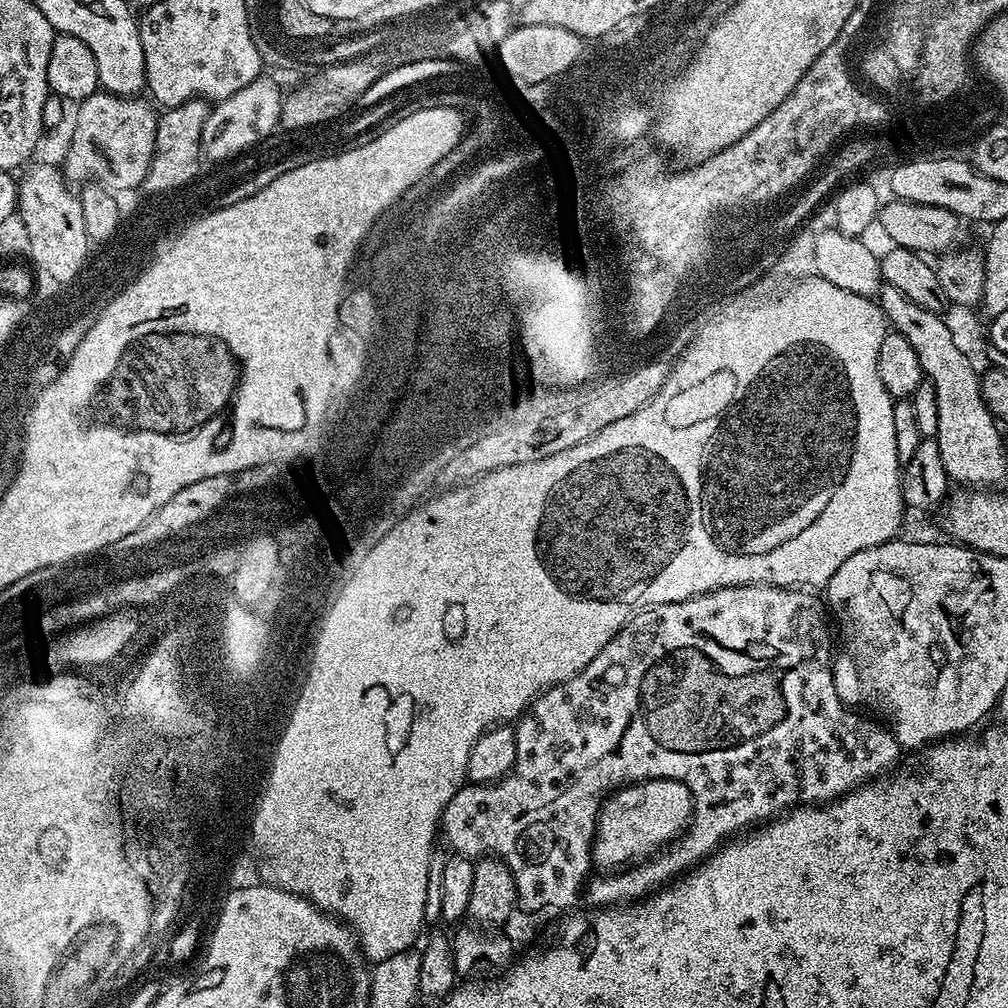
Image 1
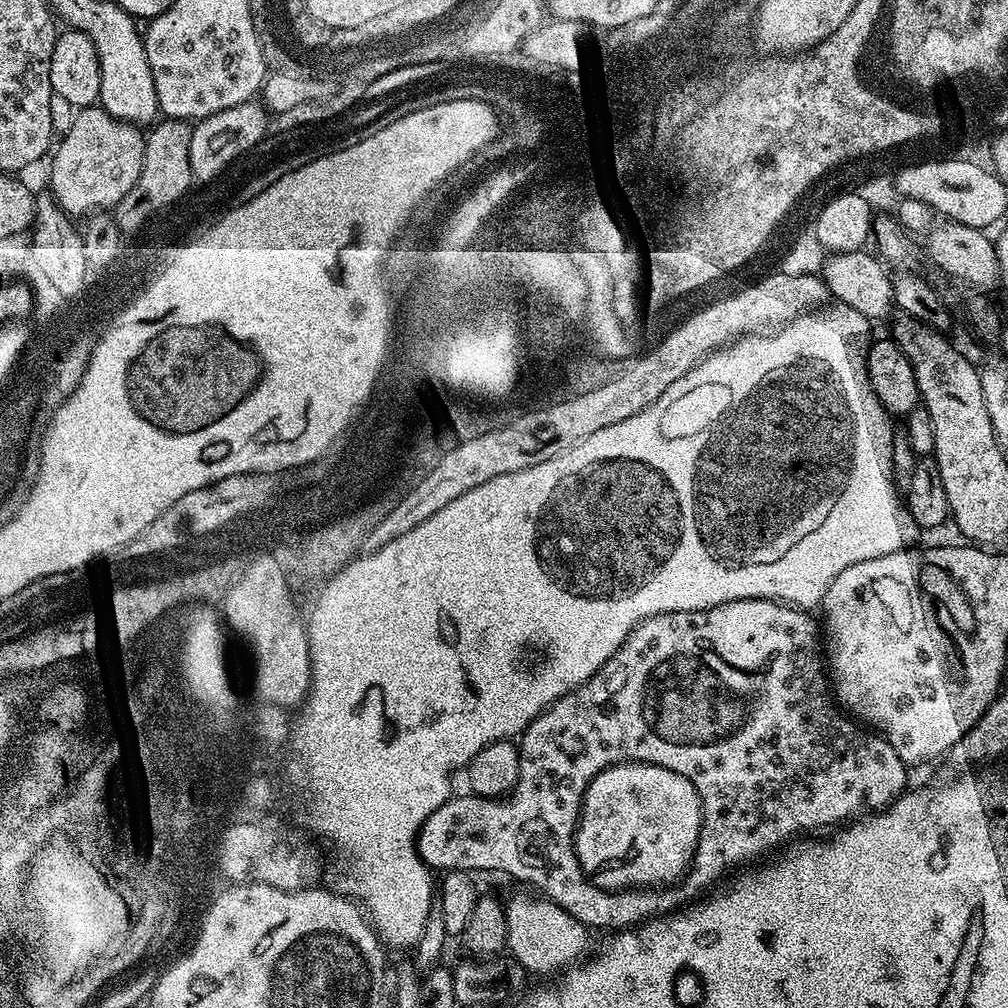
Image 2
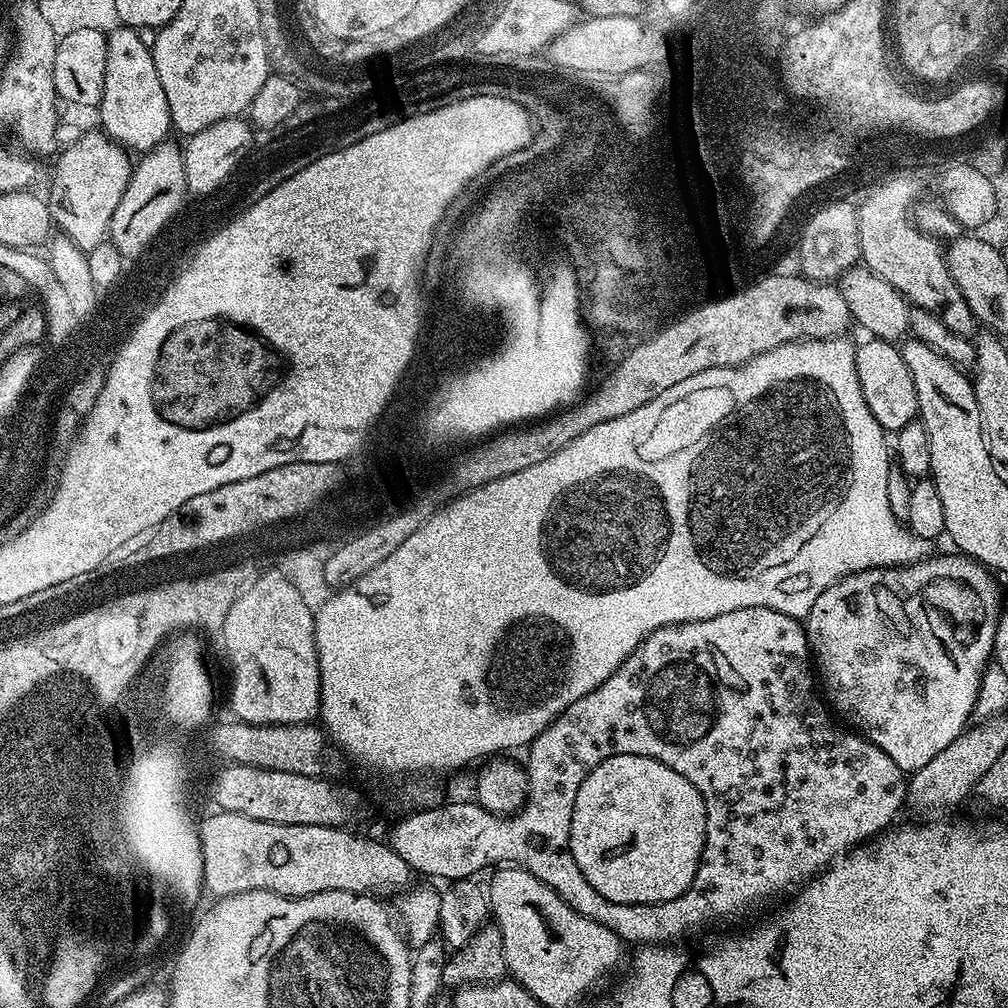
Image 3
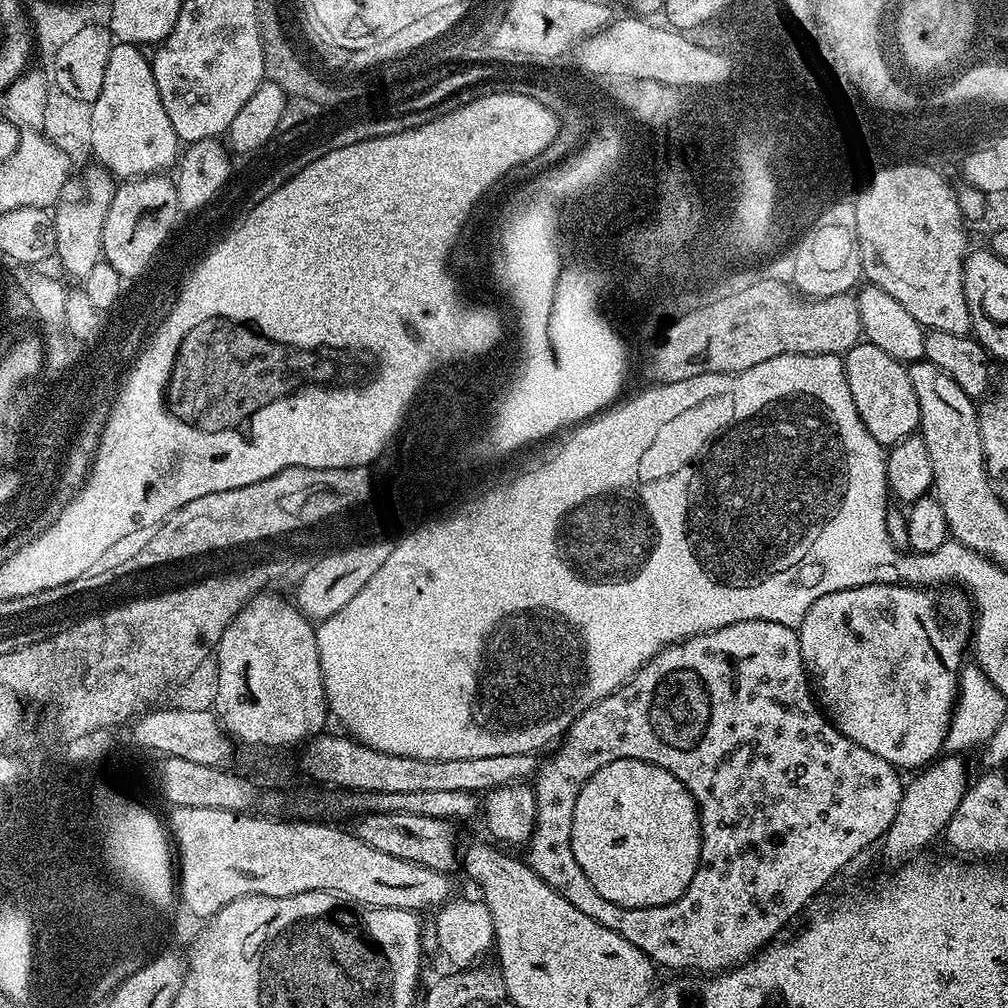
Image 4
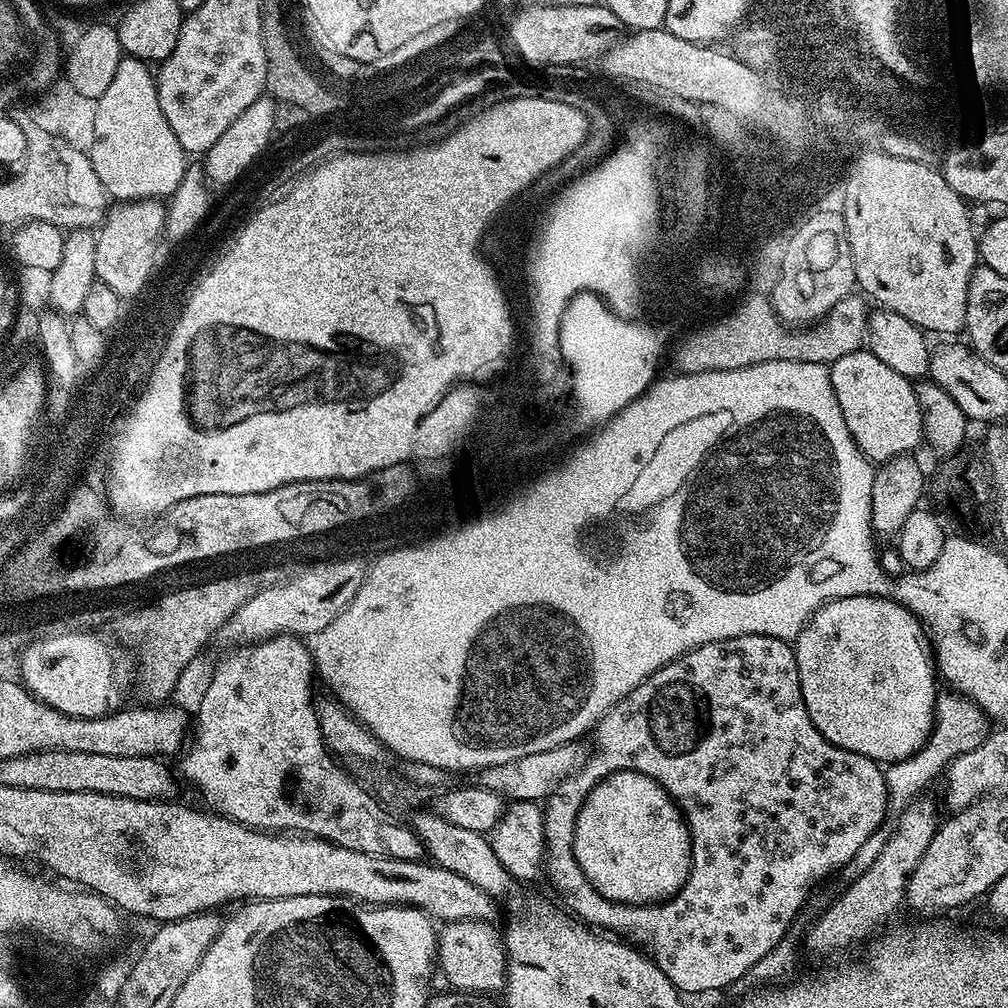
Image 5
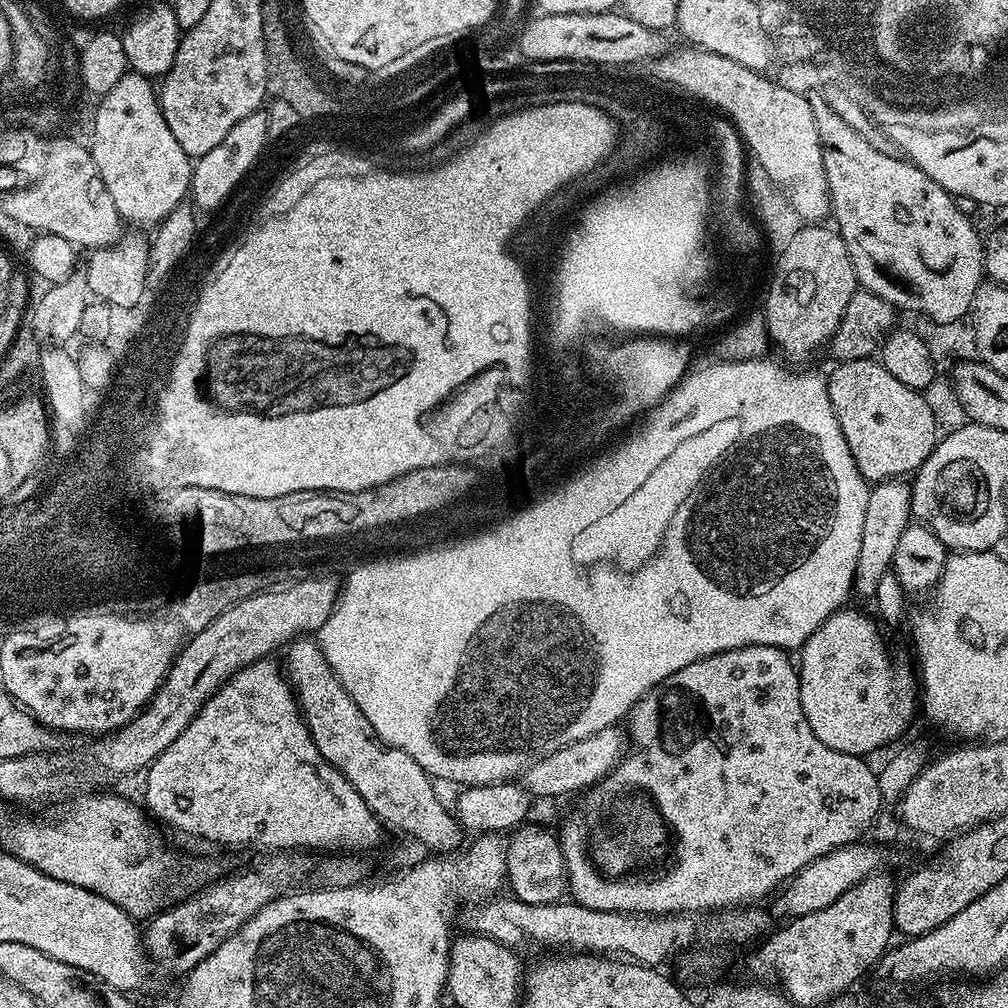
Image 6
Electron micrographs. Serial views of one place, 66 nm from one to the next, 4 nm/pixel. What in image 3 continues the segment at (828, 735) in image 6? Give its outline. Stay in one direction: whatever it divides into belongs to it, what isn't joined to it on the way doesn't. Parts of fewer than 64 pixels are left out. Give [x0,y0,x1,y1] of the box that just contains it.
[803,554,1002,774]

